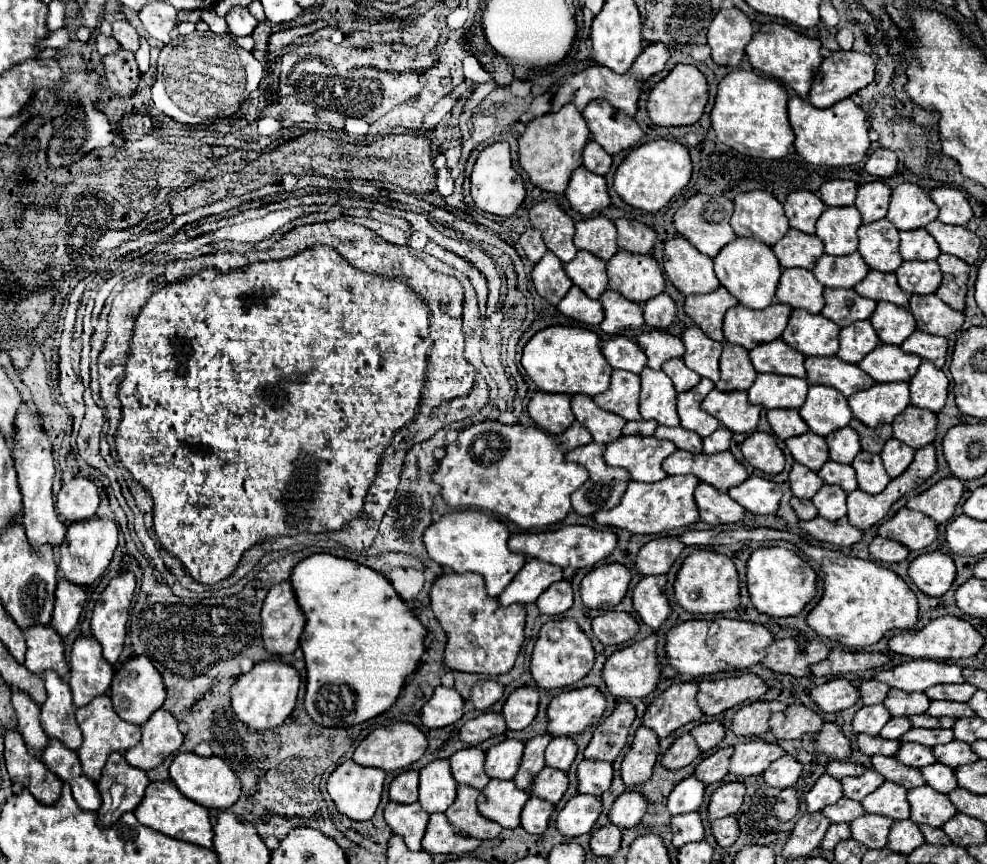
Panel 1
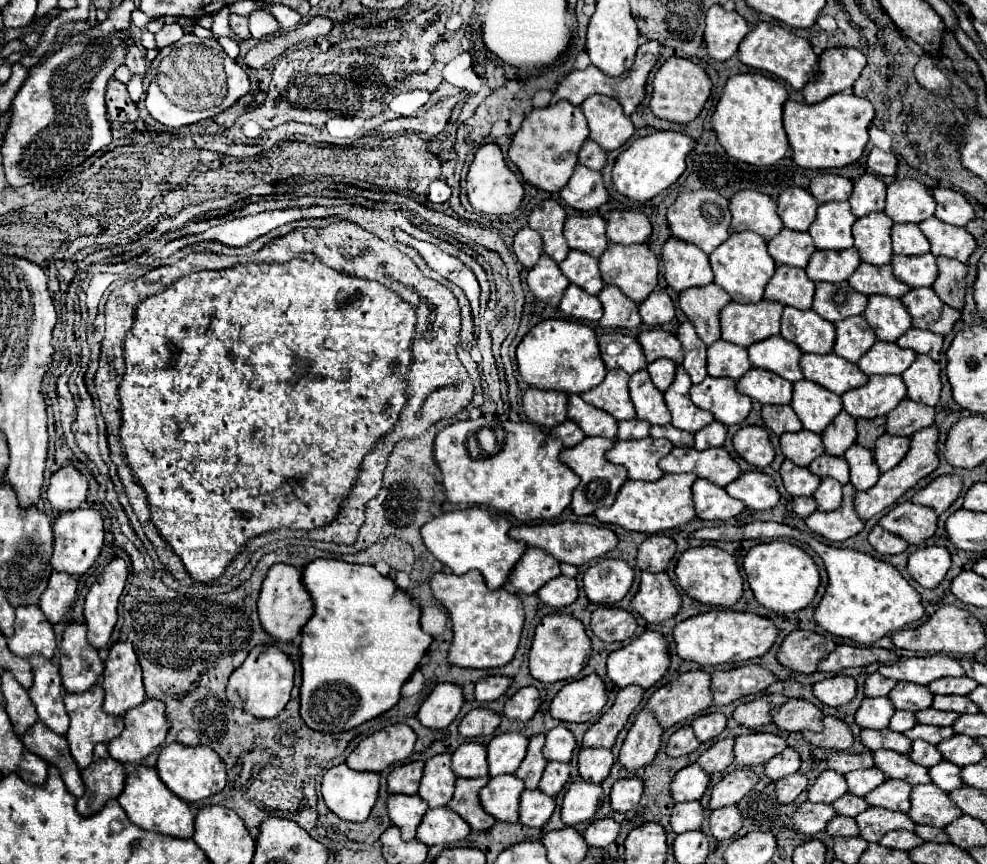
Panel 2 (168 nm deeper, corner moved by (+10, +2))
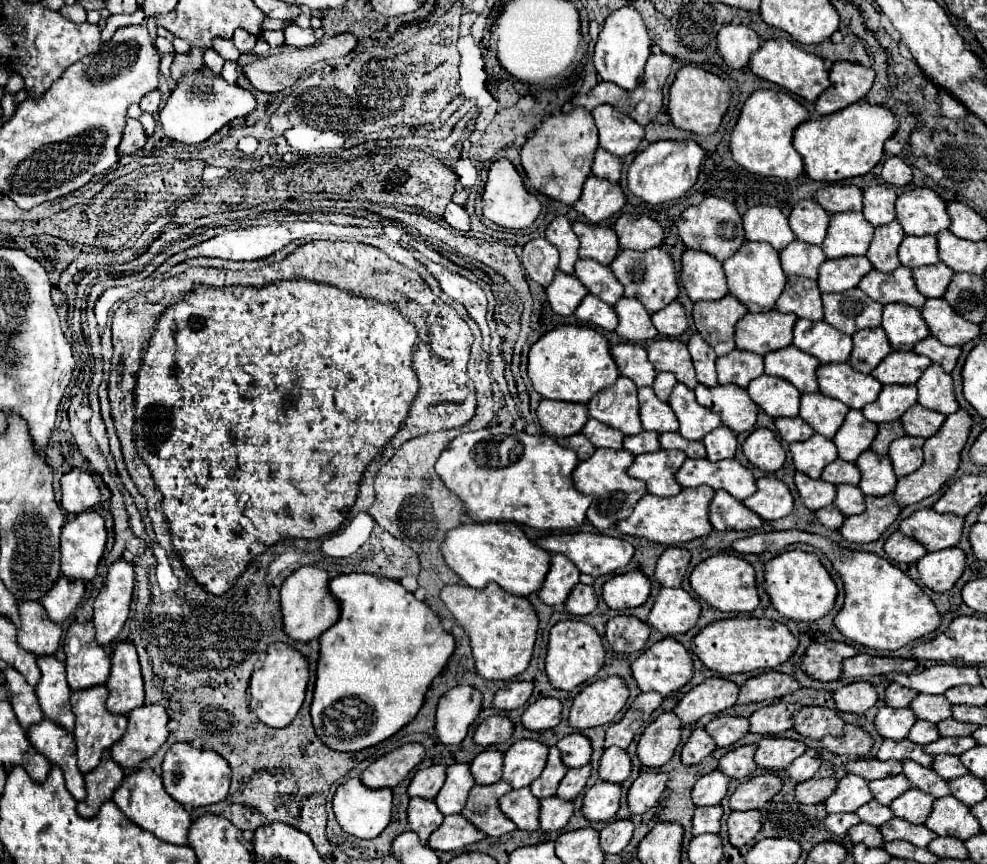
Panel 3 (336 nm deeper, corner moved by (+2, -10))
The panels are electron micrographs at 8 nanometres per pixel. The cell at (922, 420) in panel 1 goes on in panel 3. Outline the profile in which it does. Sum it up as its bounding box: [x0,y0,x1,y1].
[902,404,946,438]

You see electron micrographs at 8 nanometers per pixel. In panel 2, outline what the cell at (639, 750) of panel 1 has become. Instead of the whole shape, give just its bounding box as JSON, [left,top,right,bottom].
[618,710,664,772]

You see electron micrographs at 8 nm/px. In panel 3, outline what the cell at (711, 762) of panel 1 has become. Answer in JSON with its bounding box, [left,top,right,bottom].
[718,744,758,778]

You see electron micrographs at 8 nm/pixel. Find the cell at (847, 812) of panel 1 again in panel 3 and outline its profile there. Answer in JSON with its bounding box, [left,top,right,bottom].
[856,800,894,826]

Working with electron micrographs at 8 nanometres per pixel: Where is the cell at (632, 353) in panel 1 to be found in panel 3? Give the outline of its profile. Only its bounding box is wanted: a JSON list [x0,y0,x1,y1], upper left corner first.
[612,344,656,388]

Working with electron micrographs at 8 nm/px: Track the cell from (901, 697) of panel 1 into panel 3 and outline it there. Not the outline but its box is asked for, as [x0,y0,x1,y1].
[910,694,952,722]

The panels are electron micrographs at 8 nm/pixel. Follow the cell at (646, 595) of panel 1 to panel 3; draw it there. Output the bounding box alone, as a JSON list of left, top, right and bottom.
[648,588,700,636]

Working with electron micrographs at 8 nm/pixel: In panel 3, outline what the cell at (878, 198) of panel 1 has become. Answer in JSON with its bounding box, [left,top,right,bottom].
[864,186,896,226]

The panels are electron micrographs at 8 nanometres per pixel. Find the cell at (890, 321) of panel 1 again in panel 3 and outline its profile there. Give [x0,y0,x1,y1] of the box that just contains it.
[882,302,930,350]

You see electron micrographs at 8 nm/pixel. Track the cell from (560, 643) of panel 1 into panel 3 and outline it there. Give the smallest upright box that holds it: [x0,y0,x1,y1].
[546,620,606,690]

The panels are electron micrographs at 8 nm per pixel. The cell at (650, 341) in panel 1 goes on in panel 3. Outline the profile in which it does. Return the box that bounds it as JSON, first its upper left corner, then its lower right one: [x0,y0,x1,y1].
[648,340,698,390]

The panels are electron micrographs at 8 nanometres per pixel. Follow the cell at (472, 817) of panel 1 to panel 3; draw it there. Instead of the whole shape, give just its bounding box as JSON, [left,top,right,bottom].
[462,780,516,836]

